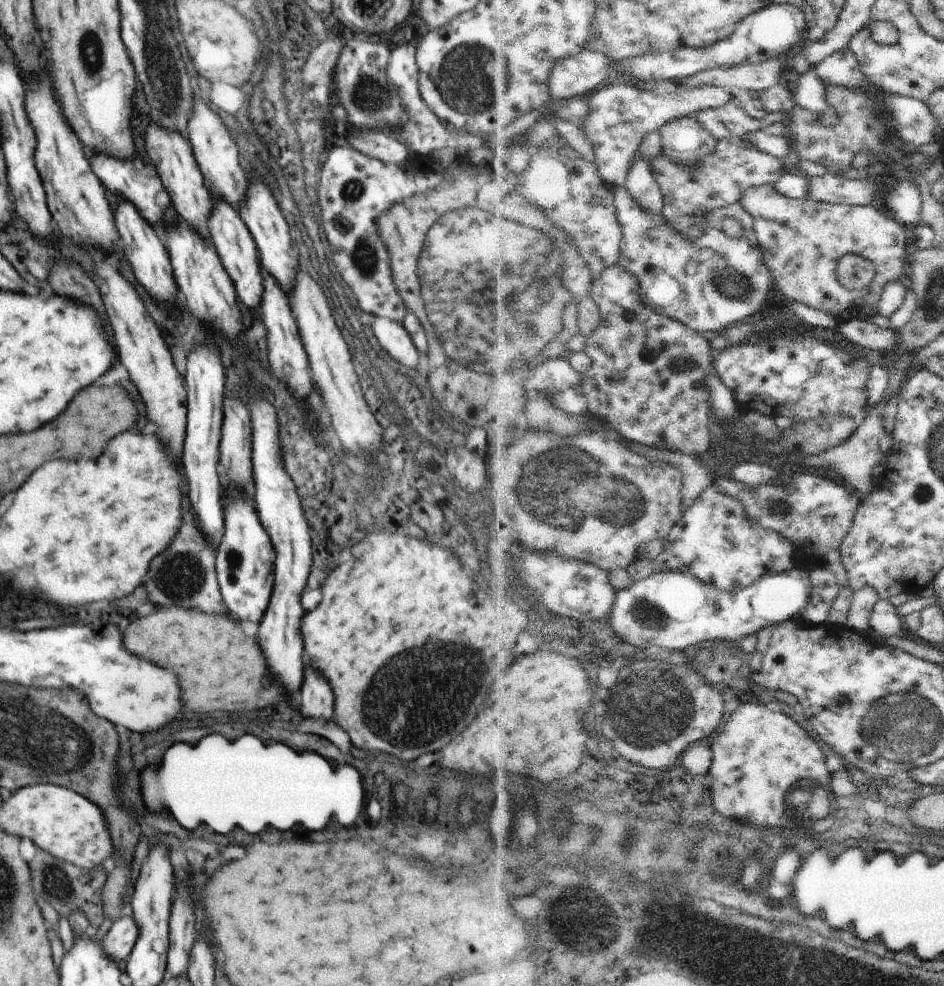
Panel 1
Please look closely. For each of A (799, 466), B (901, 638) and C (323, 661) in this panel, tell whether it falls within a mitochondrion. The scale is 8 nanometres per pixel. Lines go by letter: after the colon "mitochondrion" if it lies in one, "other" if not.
A: other
B: other
C: other

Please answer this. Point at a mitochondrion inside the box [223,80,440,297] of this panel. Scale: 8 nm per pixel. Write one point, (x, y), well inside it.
(364, 258)

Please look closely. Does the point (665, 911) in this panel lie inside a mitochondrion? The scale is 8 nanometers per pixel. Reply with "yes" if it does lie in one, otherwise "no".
yes

